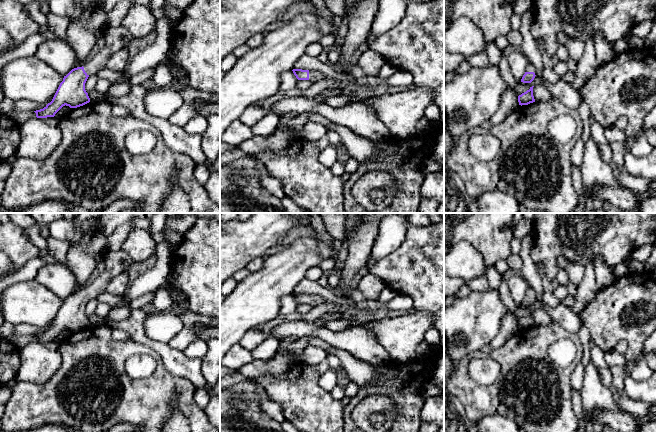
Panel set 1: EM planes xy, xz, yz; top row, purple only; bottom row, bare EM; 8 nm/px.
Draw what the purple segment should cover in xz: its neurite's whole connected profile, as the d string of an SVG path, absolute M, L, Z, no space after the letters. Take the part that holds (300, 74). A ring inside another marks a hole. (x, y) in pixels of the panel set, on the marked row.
M293 69L292 71L298 80L309 80L312 83L316 83L326 79L321 72L316 70Z

